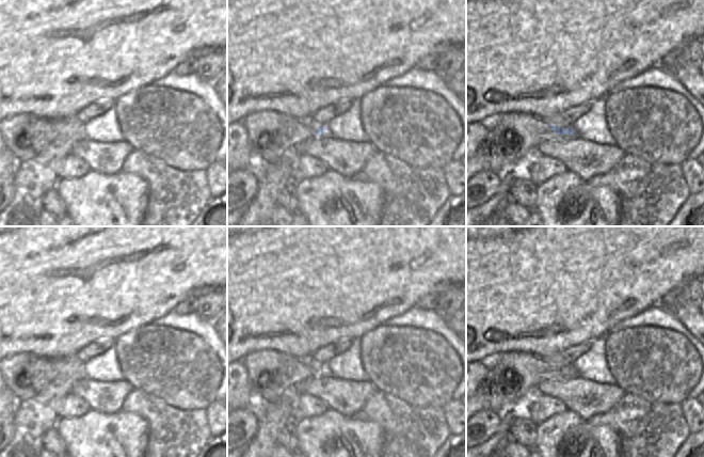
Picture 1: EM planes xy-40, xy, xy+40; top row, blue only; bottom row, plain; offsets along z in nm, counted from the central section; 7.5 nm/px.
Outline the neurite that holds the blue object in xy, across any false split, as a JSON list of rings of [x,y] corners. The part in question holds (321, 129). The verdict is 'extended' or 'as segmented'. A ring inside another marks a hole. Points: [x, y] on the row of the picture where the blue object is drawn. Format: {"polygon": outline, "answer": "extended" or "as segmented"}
{"polygon": [[[275,111],[252,113],[242,123],[249,136],[253,159],[261,164],[275,162],[288,147],[302,145],[325,132],[325,126]]], "answer": "extended"}

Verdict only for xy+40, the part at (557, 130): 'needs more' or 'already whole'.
needs more

